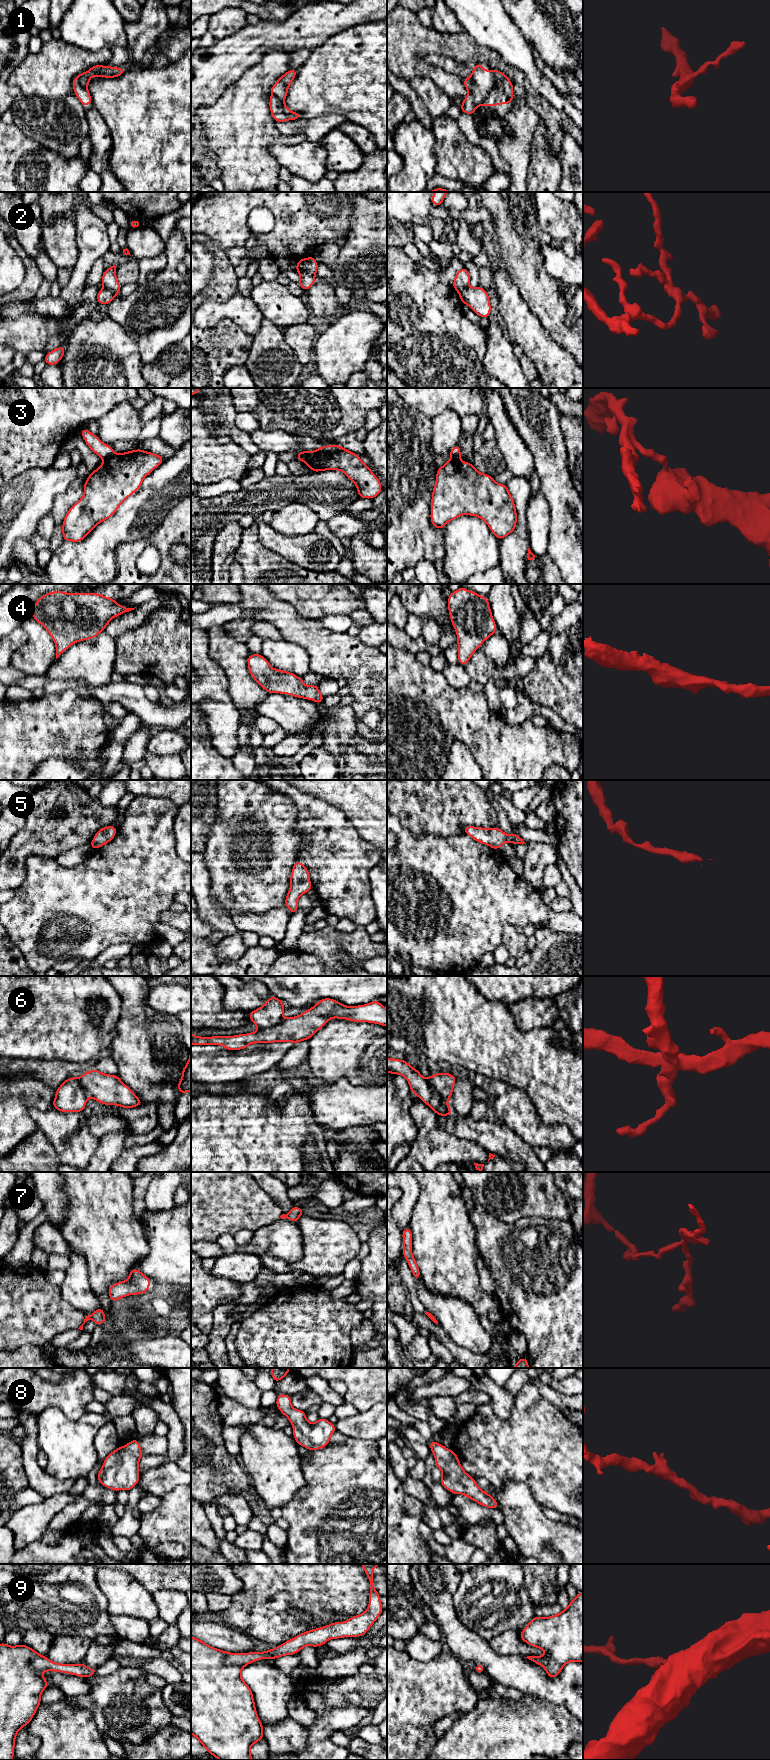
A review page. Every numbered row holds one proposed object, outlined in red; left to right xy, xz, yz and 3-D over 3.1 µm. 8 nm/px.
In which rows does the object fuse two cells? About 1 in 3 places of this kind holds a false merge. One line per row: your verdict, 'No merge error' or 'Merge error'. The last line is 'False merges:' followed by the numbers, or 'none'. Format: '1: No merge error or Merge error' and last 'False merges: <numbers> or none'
1: Merge error
2: Merge error
3: Merge error
4: No merge error
5: No merge error
6: Merge error
7: Merge error
8: No merge error
9: No merge error
False merges: 1, 2, 3, 6, 7

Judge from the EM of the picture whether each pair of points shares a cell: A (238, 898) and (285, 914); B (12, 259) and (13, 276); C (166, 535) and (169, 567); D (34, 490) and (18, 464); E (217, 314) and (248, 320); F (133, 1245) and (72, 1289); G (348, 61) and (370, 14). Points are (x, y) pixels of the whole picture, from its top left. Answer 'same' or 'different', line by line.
A: different
B: same
C: same
D: different
E: same
F: different
G: different

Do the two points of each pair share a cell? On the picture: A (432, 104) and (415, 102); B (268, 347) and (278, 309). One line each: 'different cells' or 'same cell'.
A: different cells
B: different cells

